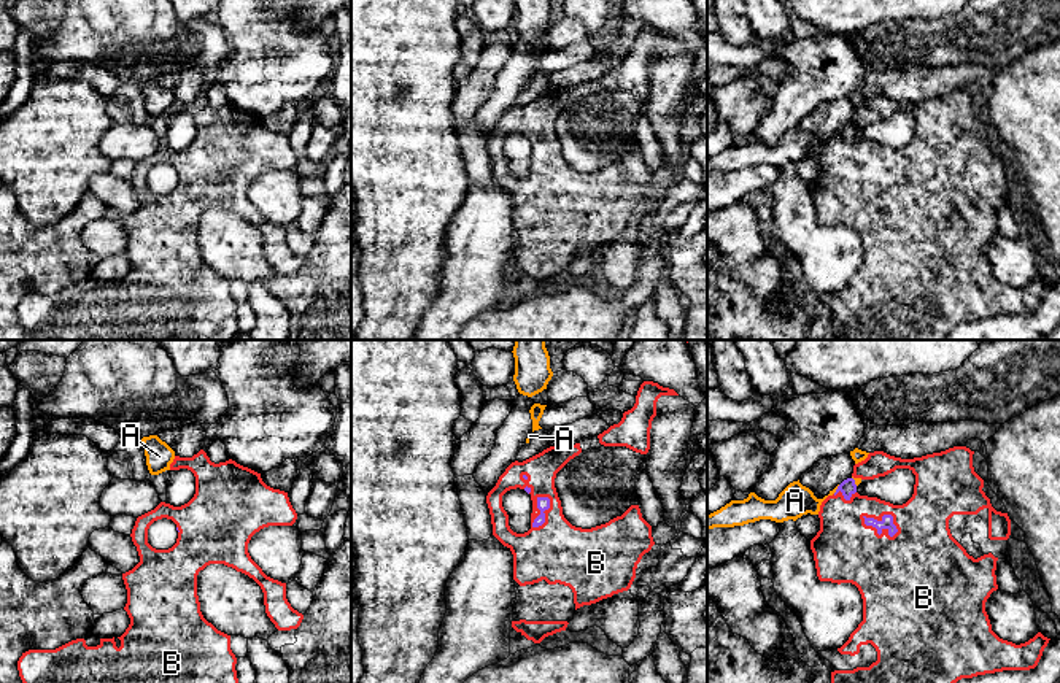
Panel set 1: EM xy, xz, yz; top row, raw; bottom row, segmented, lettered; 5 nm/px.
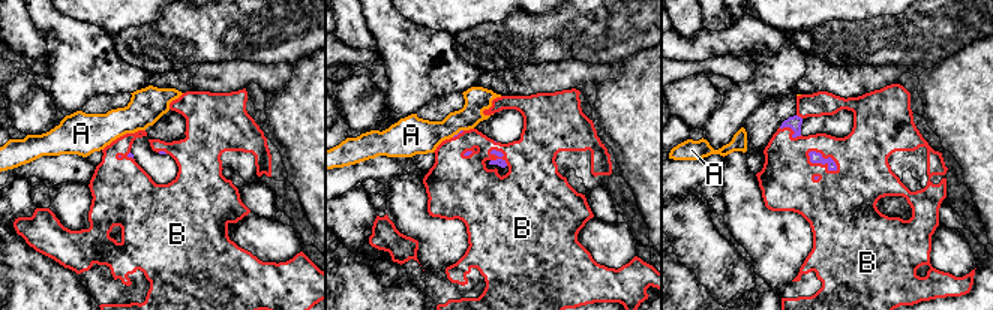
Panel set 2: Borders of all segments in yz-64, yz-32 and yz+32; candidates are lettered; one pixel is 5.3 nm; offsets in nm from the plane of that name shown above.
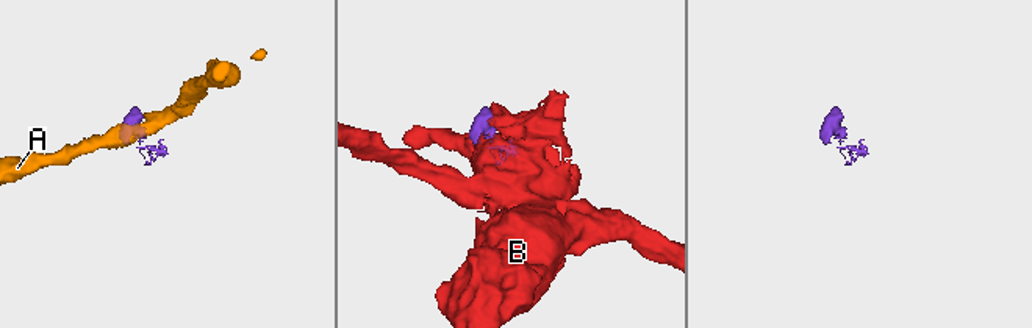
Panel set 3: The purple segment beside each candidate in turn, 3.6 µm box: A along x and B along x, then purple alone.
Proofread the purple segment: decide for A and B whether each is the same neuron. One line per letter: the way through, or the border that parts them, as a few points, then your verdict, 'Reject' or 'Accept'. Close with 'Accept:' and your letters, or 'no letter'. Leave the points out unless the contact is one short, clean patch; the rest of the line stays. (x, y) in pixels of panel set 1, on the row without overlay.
A: Boundary: yz (839, 129), (833, 137). Reject
B: Accept
Accept: B

